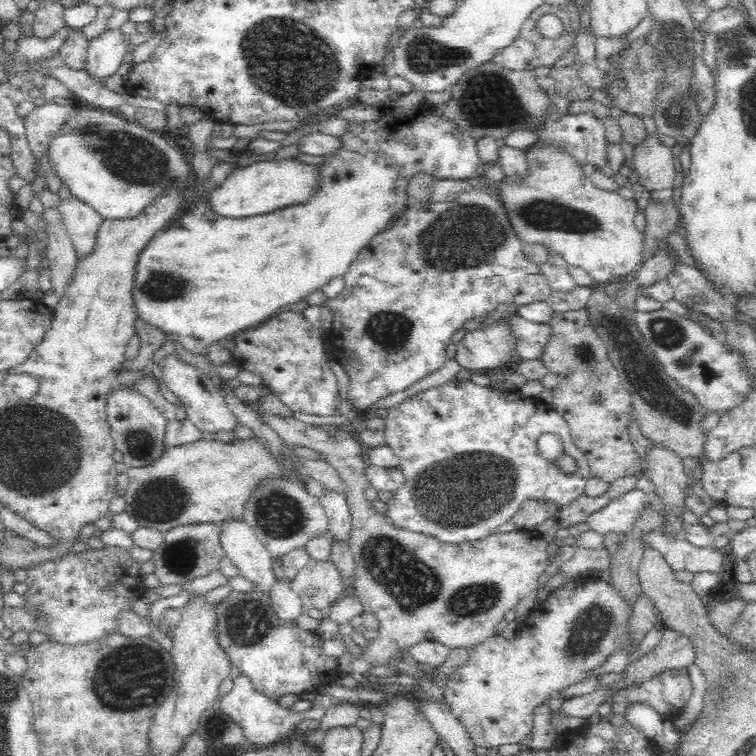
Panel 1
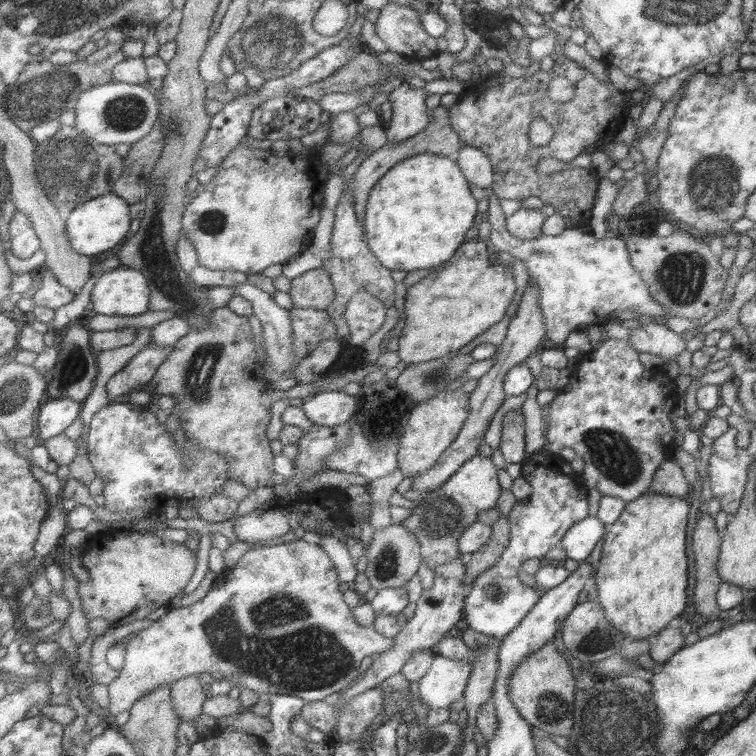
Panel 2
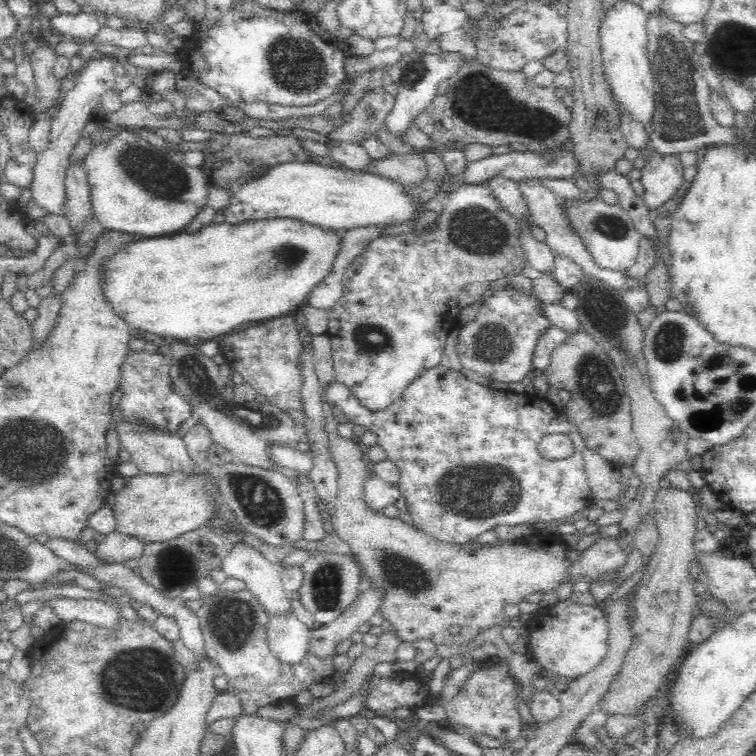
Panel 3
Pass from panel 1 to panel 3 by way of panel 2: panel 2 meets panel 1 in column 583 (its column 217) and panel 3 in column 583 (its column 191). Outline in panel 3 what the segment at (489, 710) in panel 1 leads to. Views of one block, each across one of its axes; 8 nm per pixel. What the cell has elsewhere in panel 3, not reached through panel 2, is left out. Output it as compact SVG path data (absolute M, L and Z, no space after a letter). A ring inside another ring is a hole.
M559 601L552 607L540 609L527 626L534 661L555 675L578 679L594 671L606 657L610 634L608 618L592 605Z

